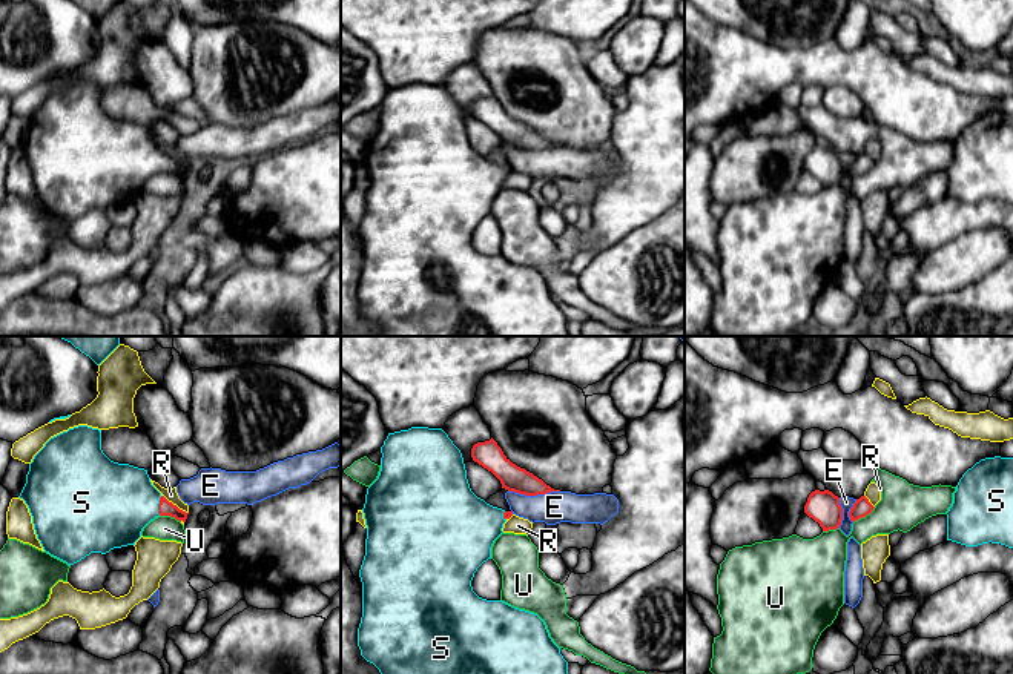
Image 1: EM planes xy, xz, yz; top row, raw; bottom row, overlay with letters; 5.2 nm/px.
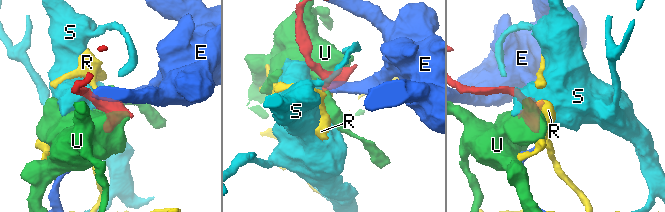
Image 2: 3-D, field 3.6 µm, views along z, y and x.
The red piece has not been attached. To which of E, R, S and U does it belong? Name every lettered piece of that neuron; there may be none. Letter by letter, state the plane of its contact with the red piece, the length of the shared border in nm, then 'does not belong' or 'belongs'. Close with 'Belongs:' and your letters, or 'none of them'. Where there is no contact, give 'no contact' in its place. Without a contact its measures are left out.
E: contact in xz; length 280 nm; does not belong
R: contact in xy; length 170 nm; does not belong
S: contact in xy; length 110 nm; belongs
U: contact in yz; length 150 nm; does not belong
Belongs: S

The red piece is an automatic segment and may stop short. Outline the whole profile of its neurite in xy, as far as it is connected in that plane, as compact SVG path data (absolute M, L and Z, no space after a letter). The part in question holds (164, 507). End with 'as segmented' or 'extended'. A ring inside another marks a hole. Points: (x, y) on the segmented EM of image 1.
M78 425L51 438L34 456L18 496L32 516L43 550L74 565L91 553L135 545L143 528L158 516L186 522L186 511L169 502L150 482L147 470L111 461L101 450L101 430Z | extended

